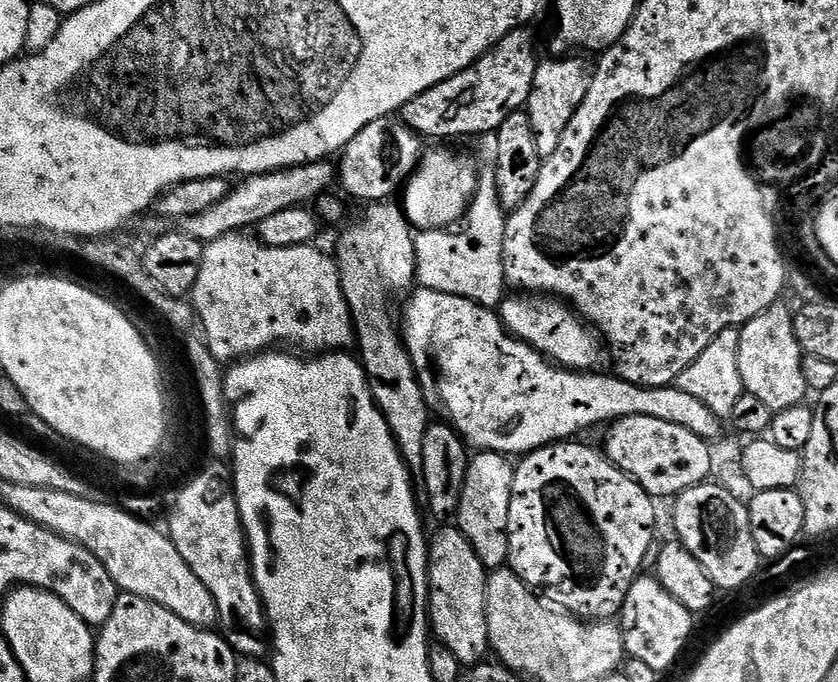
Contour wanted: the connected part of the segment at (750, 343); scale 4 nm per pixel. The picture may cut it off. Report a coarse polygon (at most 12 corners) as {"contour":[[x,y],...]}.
{"contour":[[780,302],[739,329],[747,395],[776,414],[810,392]]}

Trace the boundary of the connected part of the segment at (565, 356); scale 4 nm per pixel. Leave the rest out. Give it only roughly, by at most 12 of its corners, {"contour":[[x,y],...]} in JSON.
{"contour":[[509,295],[498,315],[564,370],[592,370],[589,325],[556,298]]}

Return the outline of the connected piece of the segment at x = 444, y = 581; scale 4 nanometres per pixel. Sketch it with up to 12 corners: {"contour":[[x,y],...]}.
{"contour":[[452,526],[428,550],[430,632],[489,655],[486,569]]}

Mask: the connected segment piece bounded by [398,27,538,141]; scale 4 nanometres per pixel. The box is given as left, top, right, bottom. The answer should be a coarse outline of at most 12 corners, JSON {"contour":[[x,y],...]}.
{"contour":[[515,28],[469,68],[406,102],[429,141],[499,133],[538,59]]}

